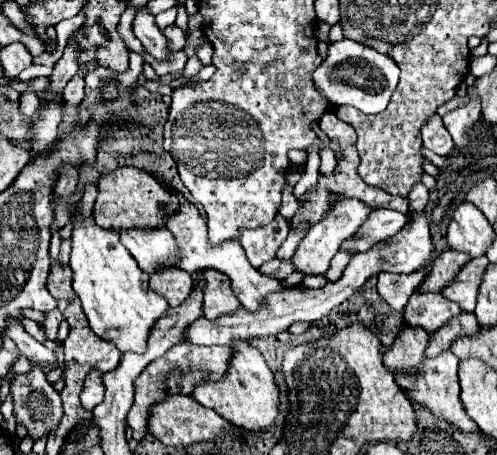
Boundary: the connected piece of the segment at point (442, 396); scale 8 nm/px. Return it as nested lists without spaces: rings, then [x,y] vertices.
[[[443,351],[439,357],[433,357],[433,359],[425,357],[417,369],[401,369],[401,371],[395,371],[393,375],[395,375],[395,381],[405,391],[409,391],[411,399],[415,399],[417,403],[425,405],[433,415],[453,423],[455,427],[459,427],[465,433],[477,433],[479,427],[465,413],[463,401],[459,397],[461,387],[459,387],[459,377],[457,377],[457,365],[459,365],[459,359],[451,351]]]

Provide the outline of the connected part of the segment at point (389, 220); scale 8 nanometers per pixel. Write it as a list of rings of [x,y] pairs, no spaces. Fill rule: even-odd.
[[[377,209],[377,213],[371,213],[367,221],[359,227],[359,231],[341,243],[341,249],[347,253],[363,253],[371,249],[375,243],[393,237],[397,229],[405,225],[405,215],[389,209]]]

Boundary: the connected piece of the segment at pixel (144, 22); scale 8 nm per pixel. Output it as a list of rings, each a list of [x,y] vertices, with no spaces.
[[[139,7],[133,19],[133,33],[135,37],[143,43],[145,51],[149,55],[153,55],[155,59],[165,59],[171,53],[167,51],[167,39],[163,37],[163,33],[159,31],[159,27],[155,25],[155,17],[147,11],[147,7]]]

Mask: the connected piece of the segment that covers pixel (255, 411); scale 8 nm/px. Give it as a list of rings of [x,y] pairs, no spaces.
[[[247,341],[233,343],[233,357],[229,359],[227,375],[221,381],[201,381],[193,389],[193,397],[213,411],[217,411],[227,421],[251,429],[251,431],[267,431],[273,425],[279,409],[279,389],[275,385],[275,377],[269,371],[263,355],[251,347]]]

